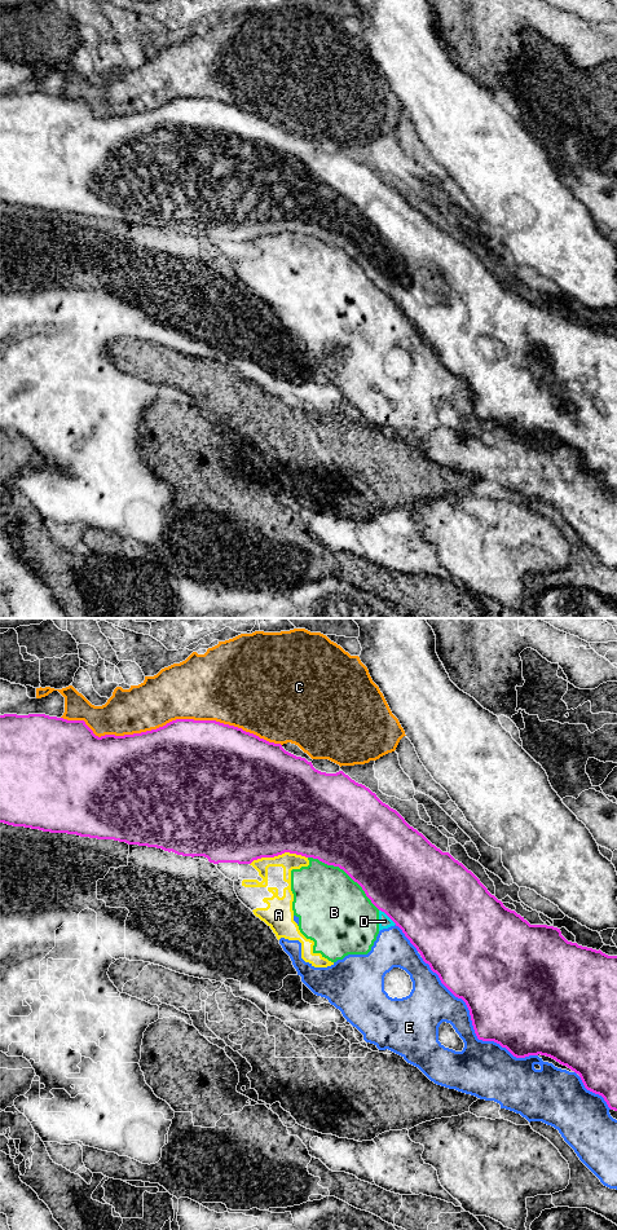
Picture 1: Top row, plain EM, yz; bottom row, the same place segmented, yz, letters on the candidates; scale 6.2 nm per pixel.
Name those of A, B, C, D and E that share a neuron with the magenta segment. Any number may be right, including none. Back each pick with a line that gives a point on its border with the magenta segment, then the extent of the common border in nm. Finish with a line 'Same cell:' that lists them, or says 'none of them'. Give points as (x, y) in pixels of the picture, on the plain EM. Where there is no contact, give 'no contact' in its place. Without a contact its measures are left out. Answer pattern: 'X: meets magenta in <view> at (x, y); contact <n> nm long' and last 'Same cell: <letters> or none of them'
Same cell: none of them

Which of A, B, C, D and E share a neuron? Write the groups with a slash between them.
A B D E / C

